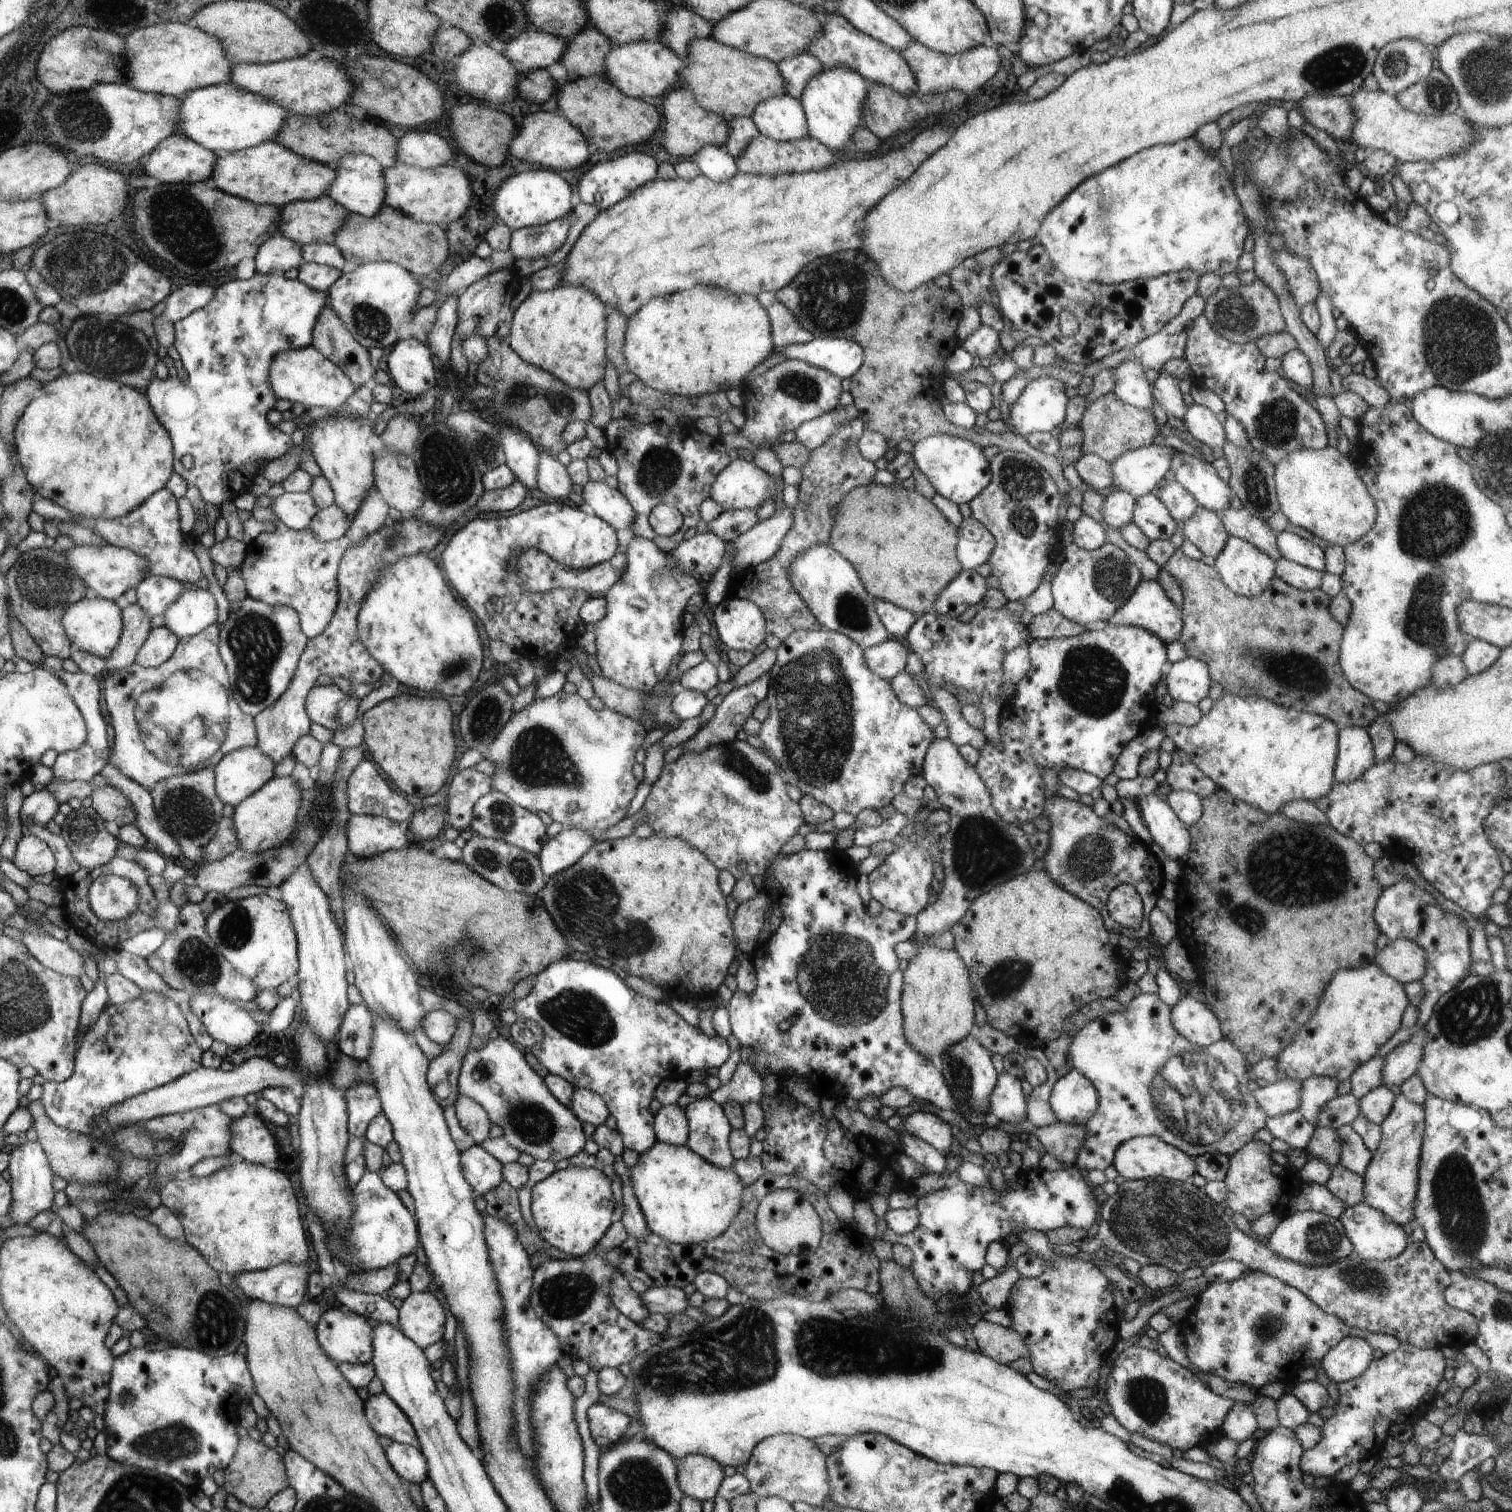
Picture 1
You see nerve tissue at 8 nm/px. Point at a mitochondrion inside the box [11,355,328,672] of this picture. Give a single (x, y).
(44, 581)

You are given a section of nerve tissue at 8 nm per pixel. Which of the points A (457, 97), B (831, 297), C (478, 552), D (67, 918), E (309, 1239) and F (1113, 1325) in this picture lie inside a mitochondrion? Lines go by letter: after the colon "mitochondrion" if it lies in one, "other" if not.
A: other
B: mitochondrion
C: other
D: other
E: other
F: other

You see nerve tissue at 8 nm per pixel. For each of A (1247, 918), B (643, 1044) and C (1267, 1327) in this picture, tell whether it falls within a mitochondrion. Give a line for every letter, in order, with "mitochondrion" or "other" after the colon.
A: mitochondrion
B: other
C: mitochondrion

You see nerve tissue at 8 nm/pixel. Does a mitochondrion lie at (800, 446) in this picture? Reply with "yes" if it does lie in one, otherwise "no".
no

